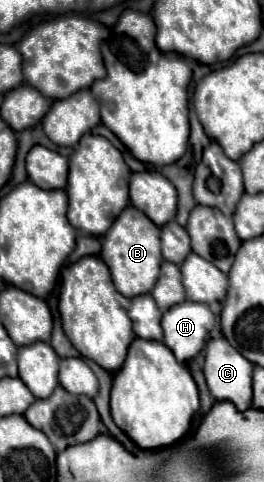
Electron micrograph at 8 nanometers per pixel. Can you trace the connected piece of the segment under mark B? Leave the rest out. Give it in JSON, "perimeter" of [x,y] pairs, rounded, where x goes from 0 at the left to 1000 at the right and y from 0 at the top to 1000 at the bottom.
{"perimeter":[[[481,427],[443,448],[443,456],[428,461],[428,469],[390,490],[383,502],[390,502],[383,535],[413,552],[436,598],[473,618],[504,618],[504,614],[557,610],[580,602],[580,589],[595,585],[602,556],[617,544],[610,498],[602,498],[602,473],[542,440],[519,440],[519,432]]]}

